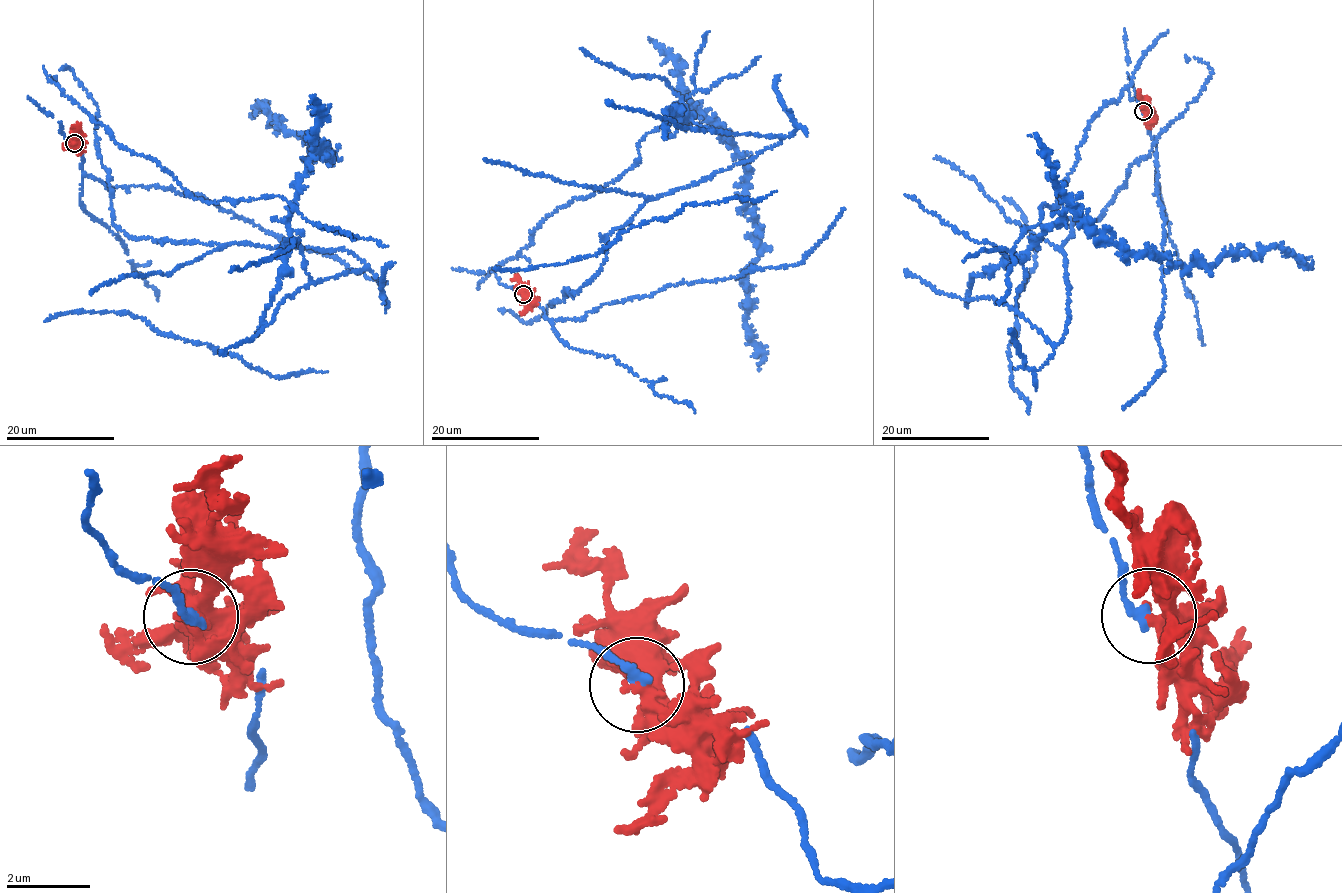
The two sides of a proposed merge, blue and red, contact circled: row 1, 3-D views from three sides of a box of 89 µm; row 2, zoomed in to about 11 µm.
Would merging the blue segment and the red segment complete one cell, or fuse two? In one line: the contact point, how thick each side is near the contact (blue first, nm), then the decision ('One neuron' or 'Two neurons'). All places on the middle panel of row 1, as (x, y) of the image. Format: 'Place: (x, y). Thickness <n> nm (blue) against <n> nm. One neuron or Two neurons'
Place: (523, 294). Thickness 200 nm (blue) against 320 nm. Two neurons

